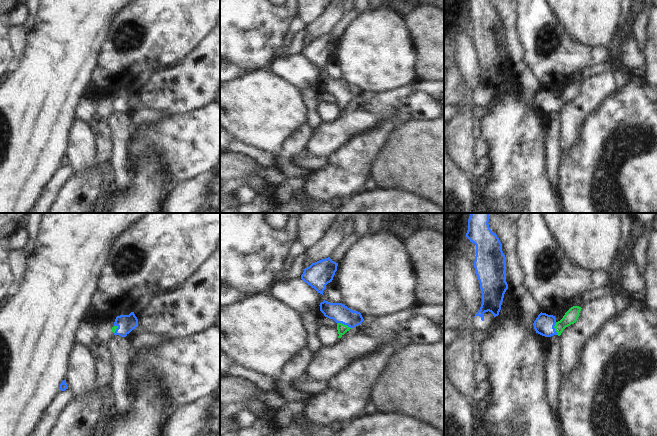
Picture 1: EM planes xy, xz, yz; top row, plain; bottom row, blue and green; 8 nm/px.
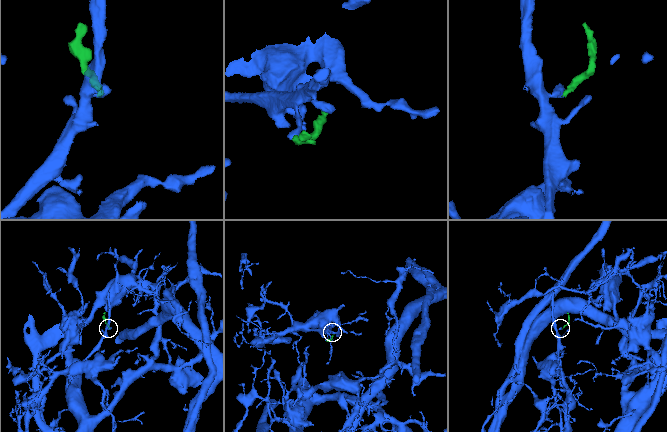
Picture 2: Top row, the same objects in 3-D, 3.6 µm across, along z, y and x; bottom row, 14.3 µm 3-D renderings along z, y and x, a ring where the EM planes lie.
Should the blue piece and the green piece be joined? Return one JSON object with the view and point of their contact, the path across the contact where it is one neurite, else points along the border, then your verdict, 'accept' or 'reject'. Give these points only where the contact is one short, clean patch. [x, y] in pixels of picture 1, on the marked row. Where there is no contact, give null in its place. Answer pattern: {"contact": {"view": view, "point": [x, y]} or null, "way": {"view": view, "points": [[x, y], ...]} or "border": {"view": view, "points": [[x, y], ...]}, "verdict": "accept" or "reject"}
{"contact": {"view": "xz", "point": [344, 324]}, "way": {"view": "xz", "points": [[340, 313], [344, 317], [344, 324], [342, 329]]}, "verdict": "accept"}

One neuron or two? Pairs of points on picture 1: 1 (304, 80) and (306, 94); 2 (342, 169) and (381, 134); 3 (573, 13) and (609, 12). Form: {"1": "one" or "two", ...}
{"1": "two", "2": "one", "3": "one"}

